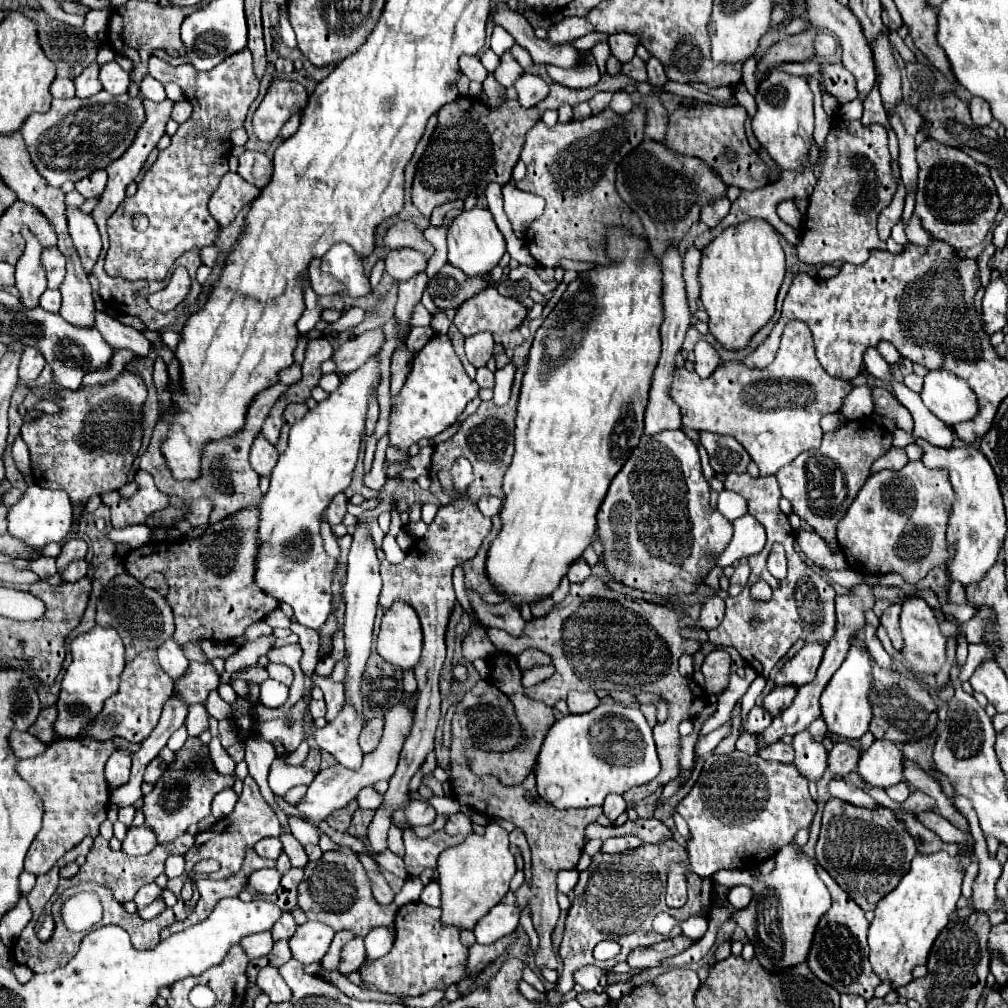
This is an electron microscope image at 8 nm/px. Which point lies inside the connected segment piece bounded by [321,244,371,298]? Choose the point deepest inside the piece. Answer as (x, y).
(340, 261)

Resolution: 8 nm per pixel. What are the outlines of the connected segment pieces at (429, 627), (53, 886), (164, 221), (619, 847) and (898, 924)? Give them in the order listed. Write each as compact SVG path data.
M457 458L451 466L451 478L453 478L453 488L459 494L457 500L451 500L447 506L441 506L435 520L429 524L429 530L423 538L419 538L413 546L409 546L409 554L401 564L389 564L387 560L381 562L381 578L383 578L383 588L379 594L379 604L381 608L389 608L395 600L405 600L413 610L417 612L423 628L423 654L417 662L415 678L417 678L417 690L419 690L419 700L417 700L417 718L413 724L413 730L401 750L399 766L395 776L389 780L389 790L385 792L385 802L383 806L375 812L375 818L369 826L369 842L373 850L379 854L387 848L387 832L391 826L391 814L393 810L409 800L407 786L411 776L421 768L425 756L433 750L433 736L435 728L439 722L439 672L445 662L445 632L449 624L449 616L455 606L455 590L453 590L453 568L461 564L463 560L473 558L477 554L483 538L491 530L491 520L483 516L477 508L475 502L465 498L467 488L471 486L473 470L471 464L465 458Z
M55 864L47 874L37 876L37 884L35 888L27 894L27 896L39 896L39 898L51 898L57 890L59 884L59 866Z
M249 48L241 50L241 54L231 54L229 58L225 58L225 62L217 64L213 70L207 70L207 72L199 72L191 64L171 66L157 56L149 58L147 70L161 84L165 84L165 82L179 84L185 98L189 102L193 102L193 116L179 126L179 130L171 138L171 146L159 152L155 164L145 172L143 180L137 184L135 196L125 198L121 202L119 210L107 220L107 234L109 234L111 246L105 256L105 270L109 276L115 276L115 278L119 276L125 280L161 282L161 280L165 280L169 268L181 254L185 254L193 248L211 246L219 236L219 224L209 214L207 202L209 202L211 194L217 190L219 180L229 172L227 160L229 160L231 146L233 146L229 134L235 128L243 128L247 110L259 94L259 82L257 82L257 78L253 78L253 60L249 54Z
M621 836L621 838L609 838L603 842L603 848L601 852L609 852L609 854L619 854L619 852L627 852L627 850L633 850L633 848L639 848L643 844L641 838L637 836Z
M945 850L935 854L917 854L911 862L909 872L901 878L899 886L877 902L875 918L869 926L869 948L871 948L869 962L871 962L873 974L877 974L881 982L889 980L891 988L897 990L913 980L911 972L915 966L927 964L935 938L947 926L949 916L955 912L955 904L961 896L961 882L963 882L963 870L959 870L959 856L953 858Z

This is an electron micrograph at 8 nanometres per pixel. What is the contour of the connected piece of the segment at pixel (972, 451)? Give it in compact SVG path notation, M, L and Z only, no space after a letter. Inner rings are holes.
M917 440L921 448L925 448L923 462L929 468L947 468L951 486L955 492L955 502L953 502L953 512L949 518L949 528L947 528L947 542L953 544L955 554L947 562L947 578L949 582L957 580L963 586L977 584L983 580L983 576L991 570L991 566L997 562L1003 540L1005 540L1005 508L1003 508L1003 498L999 492L997 476L993 474L993 468L989 466L989 460L981 454L979 448L935 448L927 442Z

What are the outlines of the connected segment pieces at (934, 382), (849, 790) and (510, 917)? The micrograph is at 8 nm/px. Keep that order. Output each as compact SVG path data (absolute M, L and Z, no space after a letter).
M945 368L931 370L925 376L921 400L937 418L951 426L975 418L979 410L971 386Z
M831 780L829 782L829 792L833 798L839 798L843 802L849 802L853 806L861 806L861 808L867 808L867 810L877 810L881 808L879 802L875 802L869 794L865 794L863 790L855 788L853 784L847 784L845 780Z
M497 904L475 926L475 938L479 944L493 944L497 938L511 934L519 924L519 908L515 904Z

